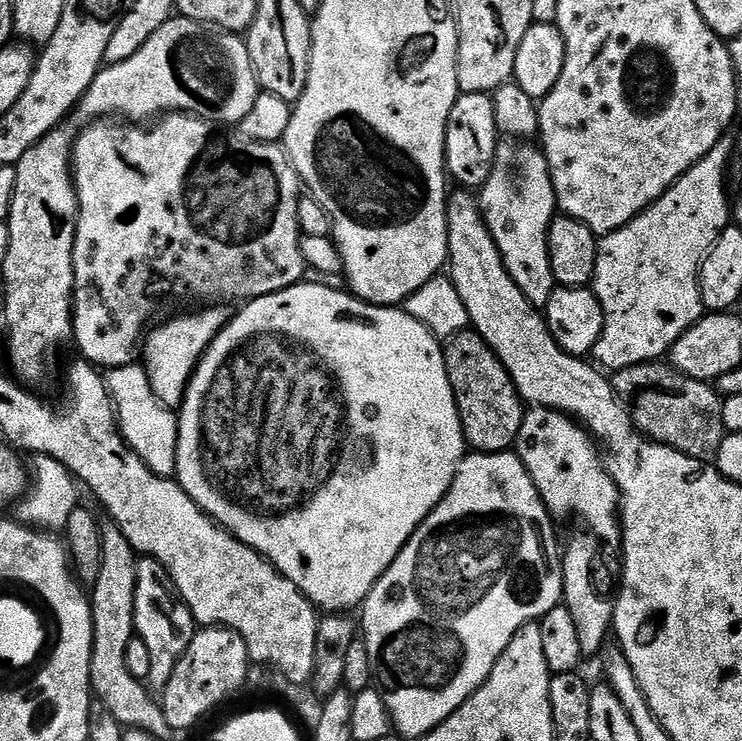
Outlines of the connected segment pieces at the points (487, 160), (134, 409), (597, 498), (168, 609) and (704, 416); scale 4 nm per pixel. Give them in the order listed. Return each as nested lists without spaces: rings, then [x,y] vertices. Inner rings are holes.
[[[466,92],[456,97],[448,115],[448,125],[444,135],[444,162],[449,177],[457,180],[457,185],[468,190],[479,189],[488,177],[488,169],[496,153],[498,133],[494,122],[494,108],[491,95],[482,92]]]
[[[143,367],[113,368],[107,373],[108,394],[116,413],[116,422],[125,444],[140,457],[140,461],[156,476],[176,475],[176,442],[178,416],[173,409],[161,404],[147,380]]]
[[[533,407],[525,411],[524,421],[517,430],[514,452],[551,515],[553,512],[556,516],[581,516],[579,519],[590,526],[617,522],[616,484],[604,467],[591,435],[571,416],[553,412],[550,408]]]
[[[151,558],[137,559],[133,610],[132,626],[135,635],[146,646],[150,658],[150,674],[147,683],[153,689],[156,687],[156,690],[162,690],[168,685],[174,666],[178,666],[182,654],[196,637],[198,625],[192,617],[191,610],[170,587],[162,565]]]
[[[649,362],[613,371],[610,383],[617,402],[627,412],[641,436],[685,452],[696,460],[715,457],[722,439],[721,401],[715,391],[712,393],[708,389],[711,387],[705,381],[684,376],[667,363]]]

